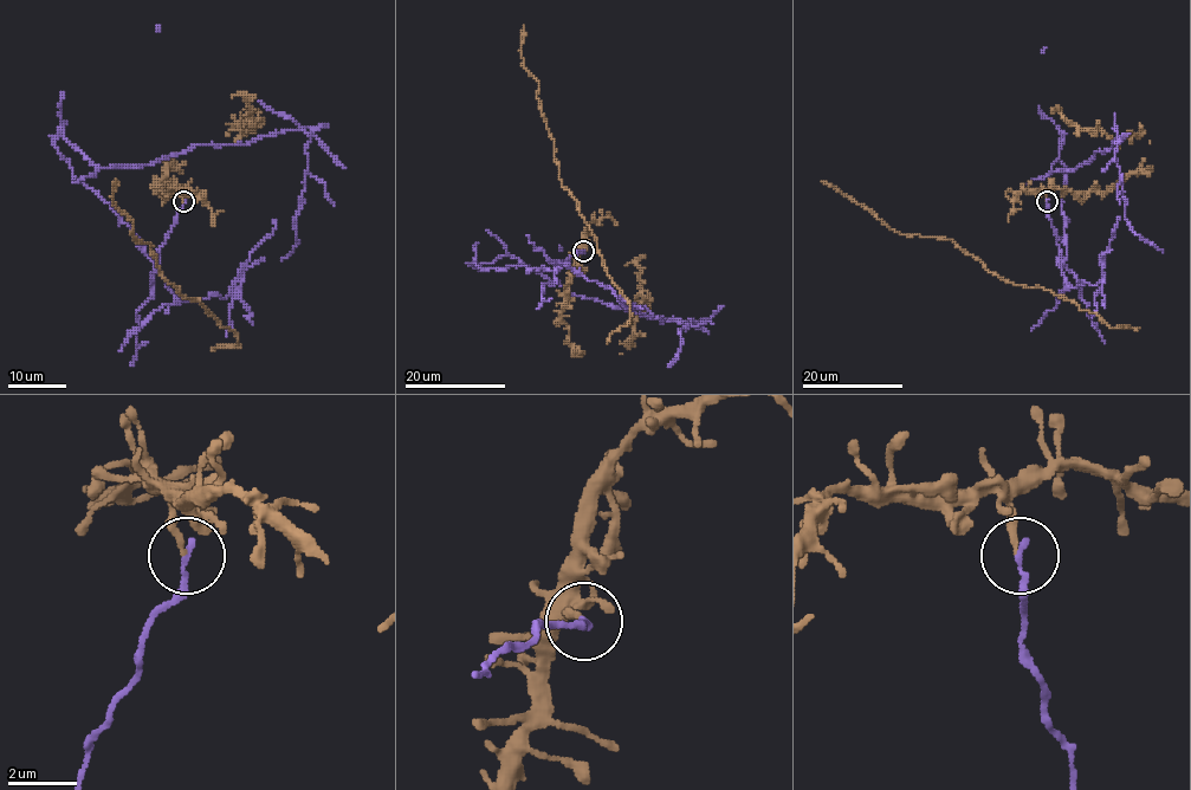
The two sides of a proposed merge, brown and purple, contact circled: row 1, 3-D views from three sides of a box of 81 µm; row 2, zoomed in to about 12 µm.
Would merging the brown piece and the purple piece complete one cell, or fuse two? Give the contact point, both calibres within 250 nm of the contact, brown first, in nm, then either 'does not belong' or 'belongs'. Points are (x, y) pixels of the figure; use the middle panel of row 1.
place (583, 251); calibres 180 and 190 nm; does not belong

